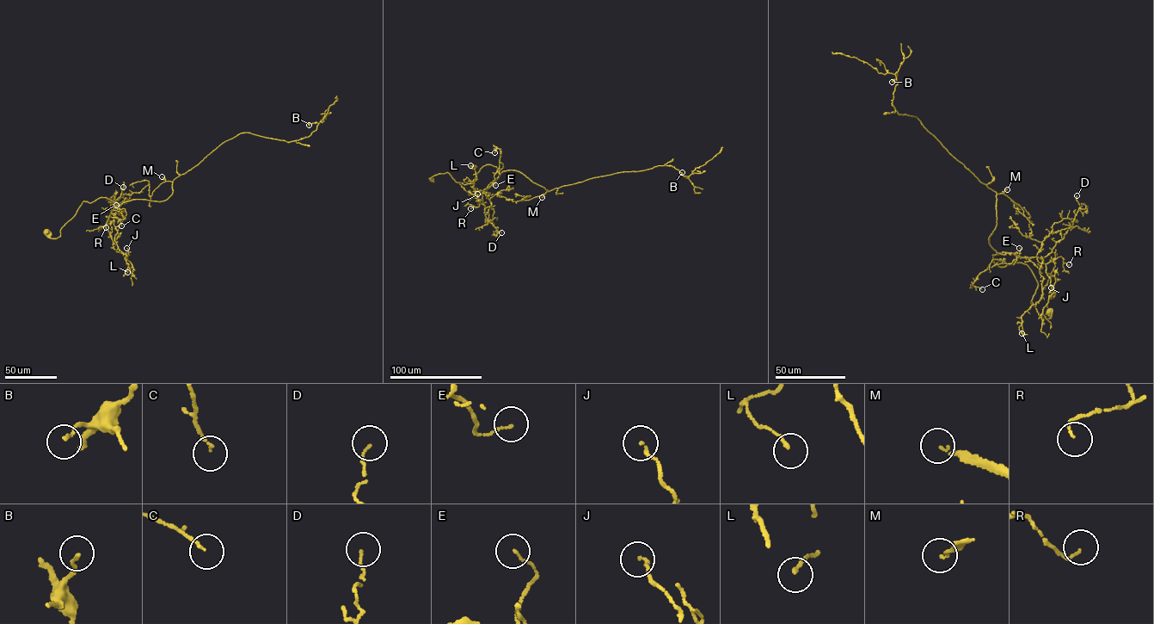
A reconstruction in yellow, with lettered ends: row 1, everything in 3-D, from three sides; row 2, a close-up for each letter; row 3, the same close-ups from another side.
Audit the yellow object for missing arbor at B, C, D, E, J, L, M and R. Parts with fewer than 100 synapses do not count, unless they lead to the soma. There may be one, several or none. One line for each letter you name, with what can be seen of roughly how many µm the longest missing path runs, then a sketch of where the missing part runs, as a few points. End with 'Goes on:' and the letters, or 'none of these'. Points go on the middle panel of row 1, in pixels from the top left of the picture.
M: Missing length about 130 µm. Course of what is missing: (542, 197), (535, 198), (542, 201), (528, 193), (547, 190), (557, 195), (545, 196)
Goes on: M

